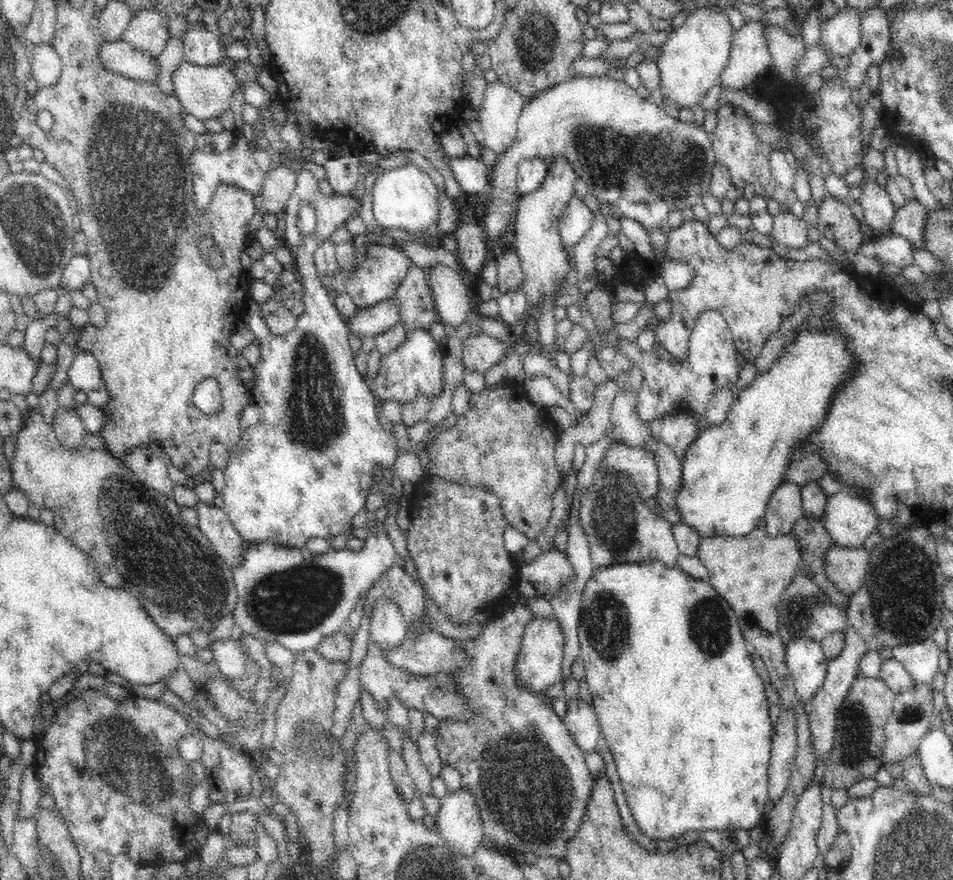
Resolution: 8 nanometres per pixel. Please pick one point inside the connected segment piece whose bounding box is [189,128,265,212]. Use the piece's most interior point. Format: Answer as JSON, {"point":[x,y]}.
{"point":[236,167]}

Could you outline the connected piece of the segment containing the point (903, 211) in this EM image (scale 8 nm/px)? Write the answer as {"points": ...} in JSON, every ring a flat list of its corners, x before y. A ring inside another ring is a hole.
{"points":[[917,199,906,201,896,209,891,233,907,237,915,249,926,248,927,212,930,210]]}

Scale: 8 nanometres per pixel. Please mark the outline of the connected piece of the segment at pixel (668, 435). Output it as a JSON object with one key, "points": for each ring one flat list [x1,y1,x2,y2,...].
{"points":[[692,411,680,412,679,415,664,416,663,419,656,420,649,430,682,461,688,456,688,448,698,438,697,422,698,417]]}

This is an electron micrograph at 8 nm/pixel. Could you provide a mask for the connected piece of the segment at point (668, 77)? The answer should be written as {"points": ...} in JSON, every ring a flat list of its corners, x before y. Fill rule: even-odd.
{"points":[[712,8,698,9,692,16,689,16,676,32,668,36,666,43,661,47,660,60,656,63,661,74,661,87,659,92,663,101,667,100,678,109,697,107,700,100,712,88,719,84,719,78,728,65,732,52,732,37,734,36,733,23,724,12,718,12]]}

